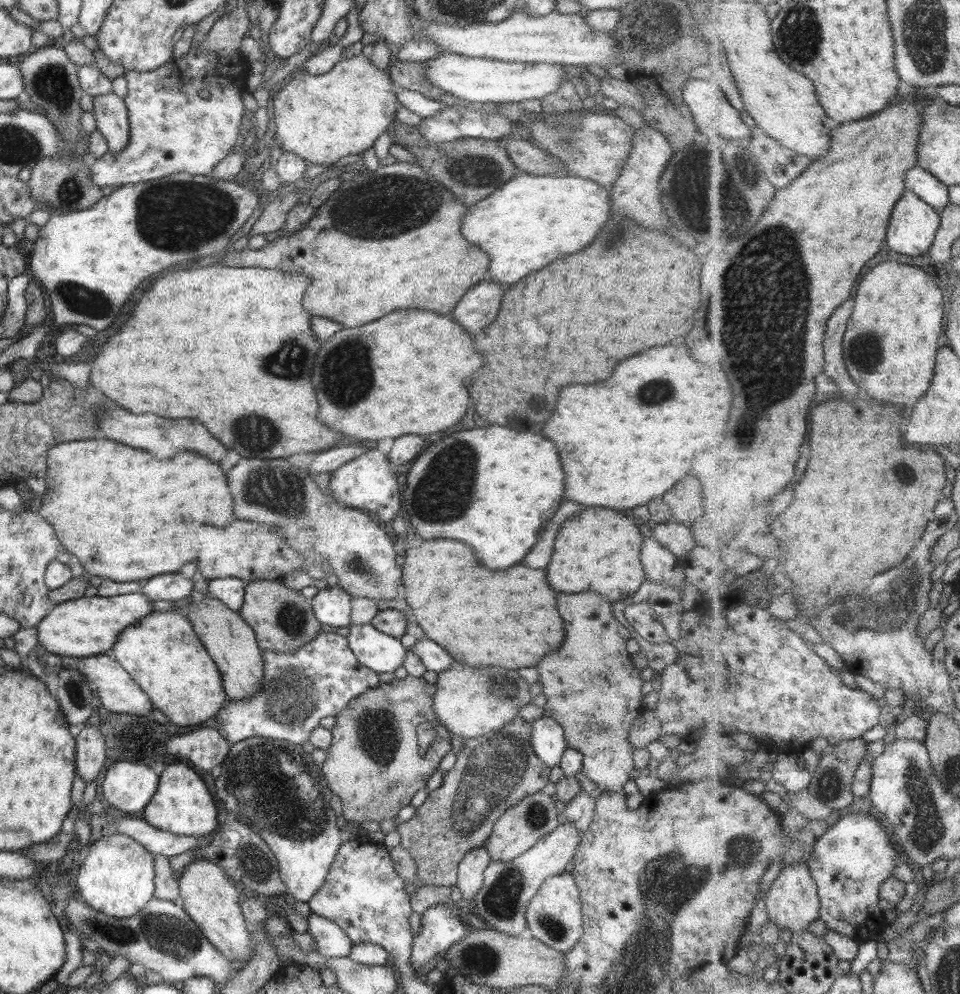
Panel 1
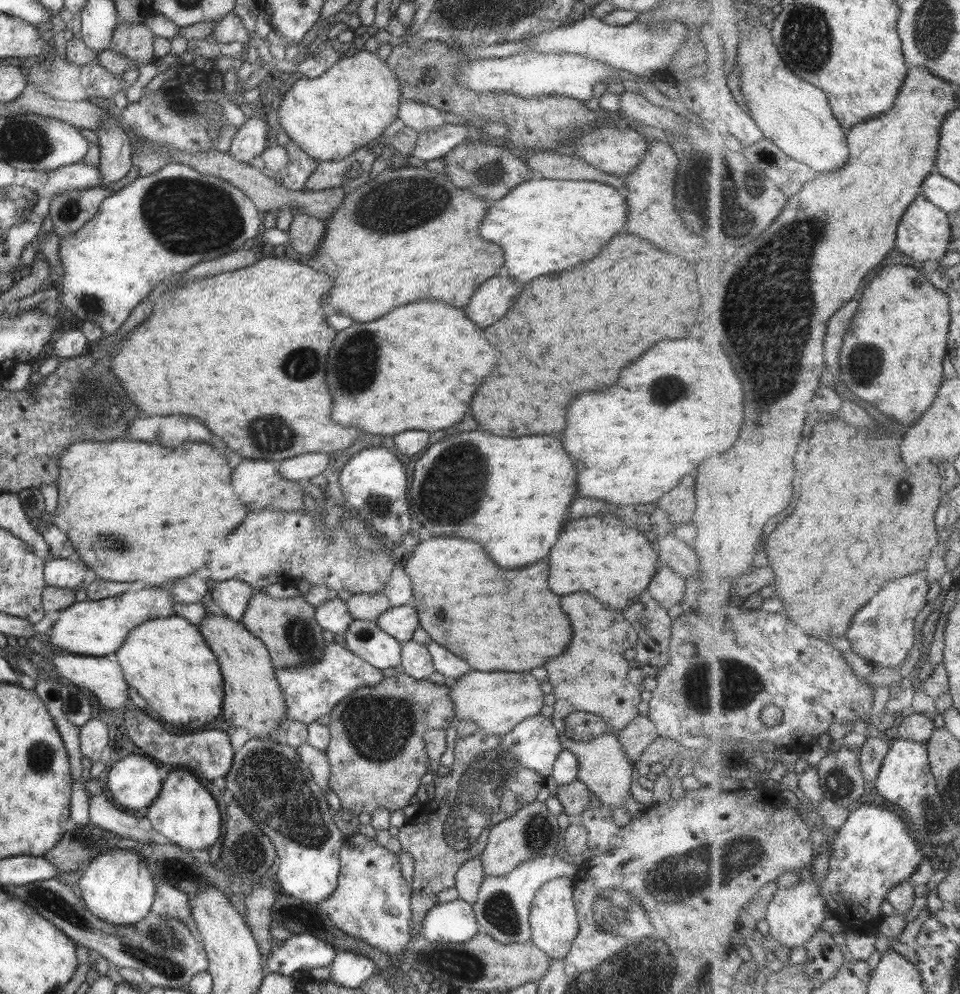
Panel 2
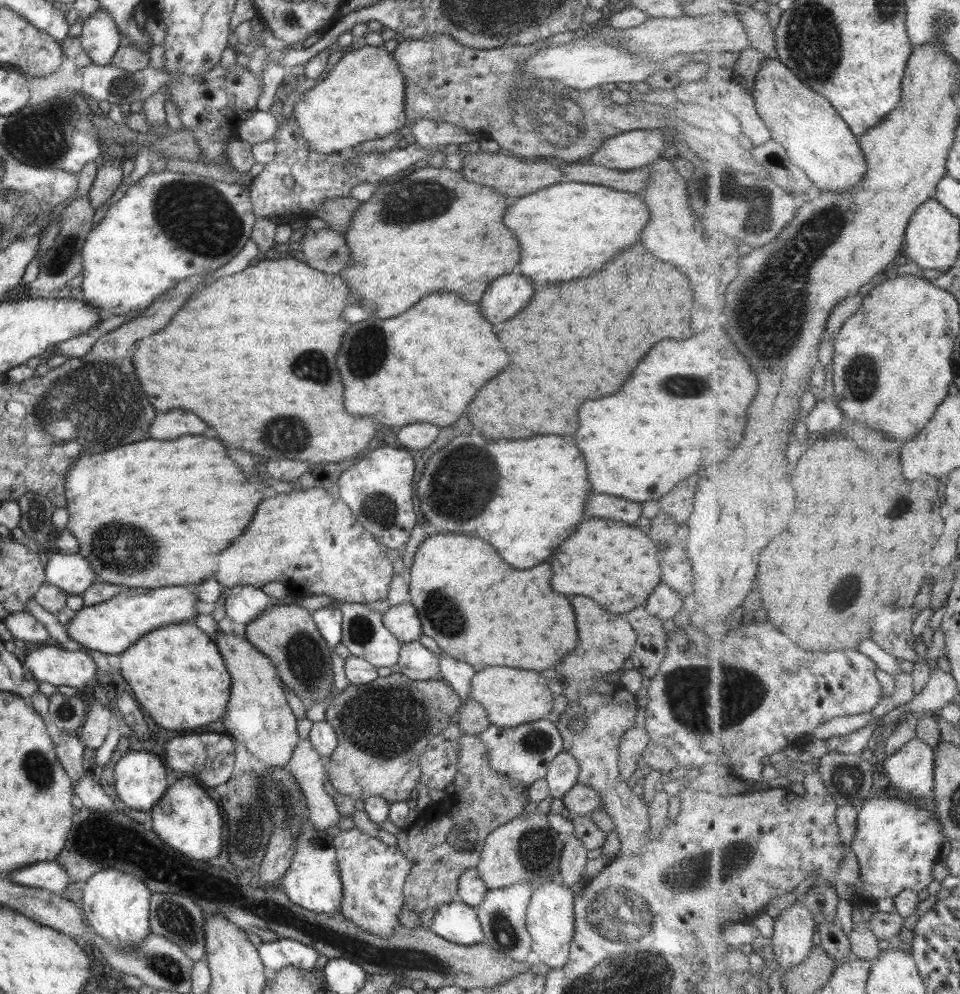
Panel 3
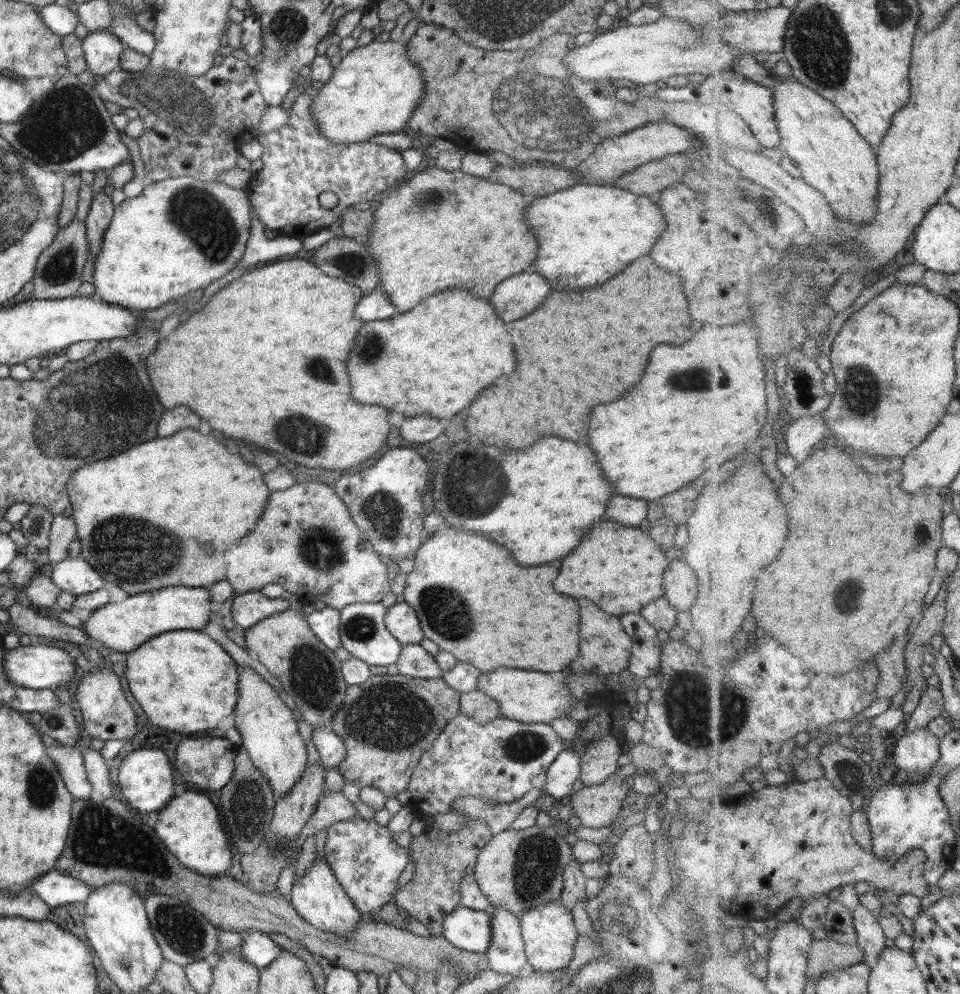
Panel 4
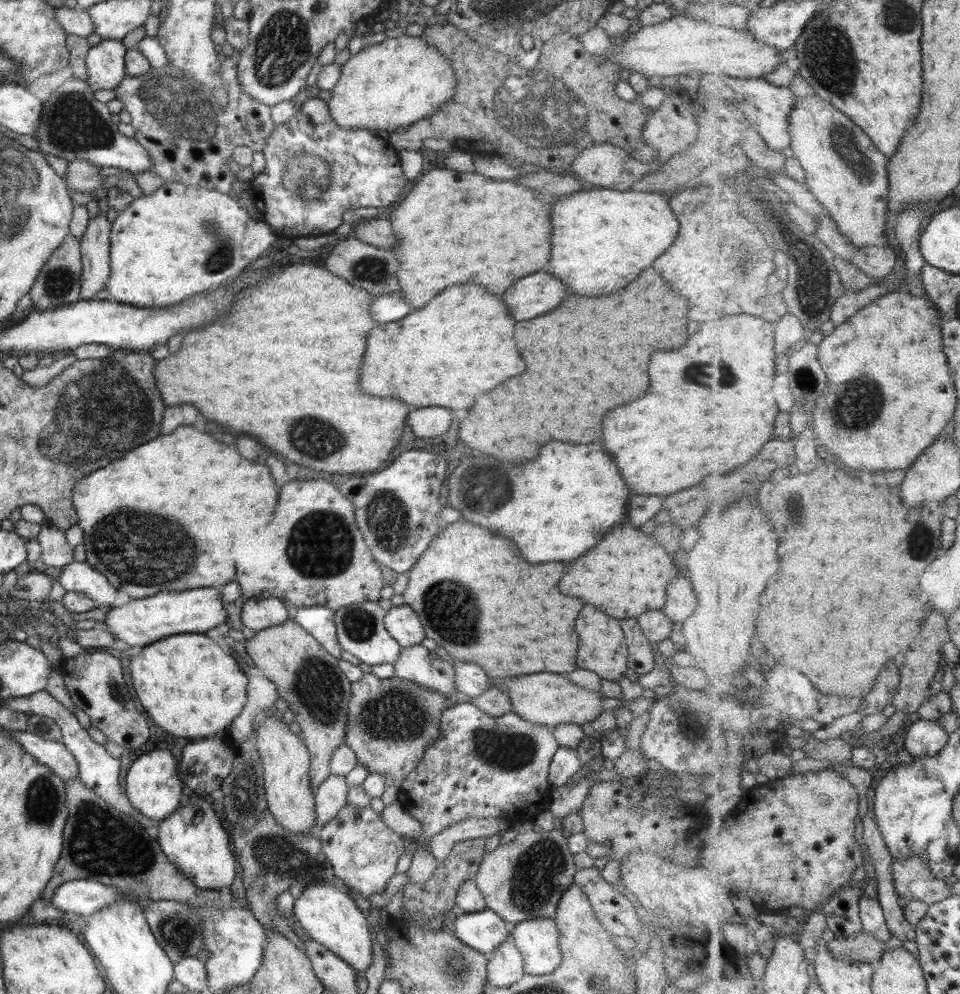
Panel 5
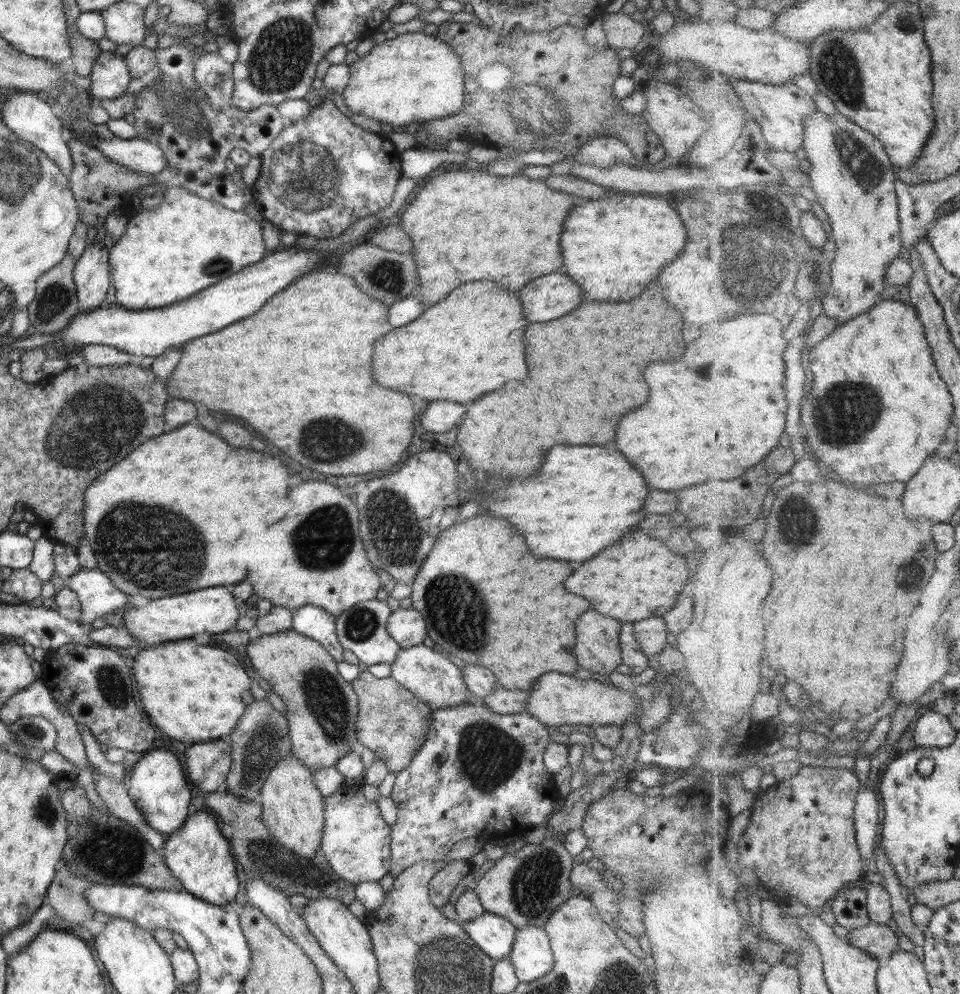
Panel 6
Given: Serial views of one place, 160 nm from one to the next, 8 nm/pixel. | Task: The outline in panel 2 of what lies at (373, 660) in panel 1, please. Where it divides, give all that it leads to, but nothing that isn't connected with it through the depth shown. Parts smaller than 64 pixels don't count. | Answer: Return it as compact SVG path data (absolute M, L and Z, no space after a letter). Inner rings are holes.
M352 619L346 628L345 646L367 664L385 670L400 664L399 643L371 620Z

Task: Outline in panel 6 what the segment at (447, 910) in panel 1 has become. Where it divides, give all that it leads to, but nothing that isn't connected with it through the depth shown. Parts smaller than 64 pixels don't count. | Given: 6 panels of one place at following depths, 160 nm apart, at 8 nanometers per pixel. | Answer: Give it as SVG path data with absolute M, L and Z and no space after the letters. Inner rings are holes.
M484 912L481 916L465 921L461 925L479 950L493 961L505 958L510 953L517 928L506 918Z

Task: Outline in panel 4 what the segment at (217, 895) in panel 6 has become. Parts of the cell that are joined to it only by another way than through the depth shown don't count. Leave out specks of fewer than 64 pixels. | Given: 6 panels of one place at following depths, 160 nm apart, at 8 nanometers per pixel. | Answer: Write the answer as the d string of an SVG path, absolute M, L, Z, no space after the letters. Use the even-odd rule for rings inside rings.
M184 791L157 812L157 824L153 826L159 840L169 852L189 870L195 870L203 876L219 876L231 864L231 852L225 842L223 825L219 823L219 814L208 797L196 792Z

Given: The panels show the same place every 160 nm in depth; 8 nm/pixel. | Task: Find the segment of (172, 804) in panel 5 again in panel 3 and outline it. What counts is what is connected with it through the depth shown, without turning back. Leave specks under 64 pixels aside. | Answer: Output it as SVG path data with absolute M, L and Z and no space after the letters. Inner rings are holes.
M129 752L113 767L115 792L133 810L150 810L167 790L165 766L157 756Z

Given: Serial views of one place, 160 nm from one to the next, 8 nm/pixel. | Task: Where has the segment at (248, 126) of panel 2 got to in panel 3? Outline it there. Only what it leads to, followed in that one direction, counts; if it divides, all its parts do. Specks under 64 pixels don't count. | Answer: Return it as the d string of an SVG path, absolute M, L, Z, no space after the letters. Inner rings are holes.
M258 108L237 127L237 139L250 146L270 140L278 129L275 117L269 110Z

